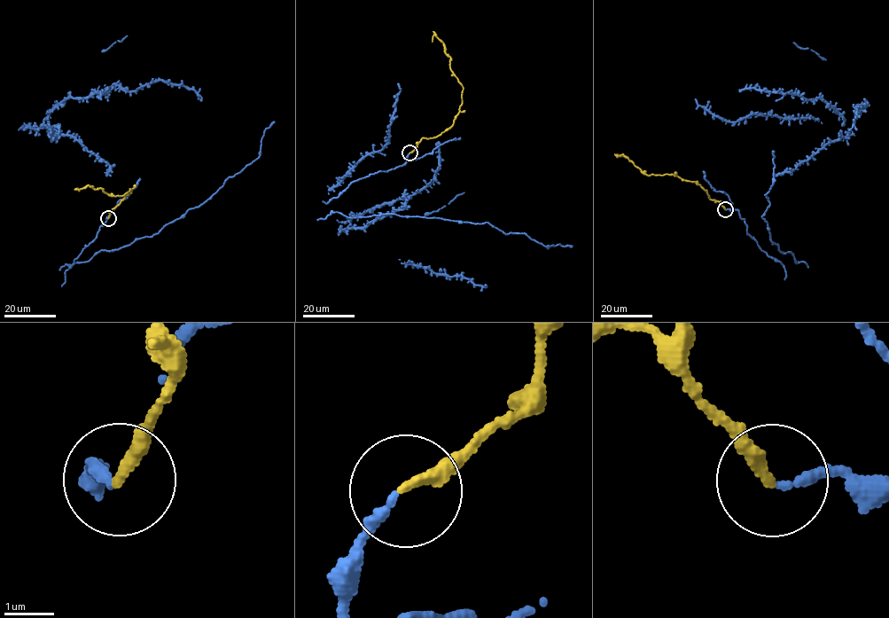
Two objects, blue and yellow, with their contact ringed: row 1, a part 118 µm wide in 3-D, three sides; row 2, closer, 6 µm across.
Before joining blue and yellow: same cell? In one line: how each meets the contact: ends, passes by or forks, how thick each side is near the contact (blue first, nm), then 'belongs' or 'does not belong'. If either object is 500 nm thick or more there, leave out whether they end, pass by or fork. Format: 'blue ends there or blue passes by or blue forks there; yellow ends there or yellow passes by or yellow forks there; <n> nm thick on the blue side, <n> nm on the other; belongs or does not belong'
blue ends there; yellow ends there; 170 nm thick on the blue side, 240 nm on the other; belongs

